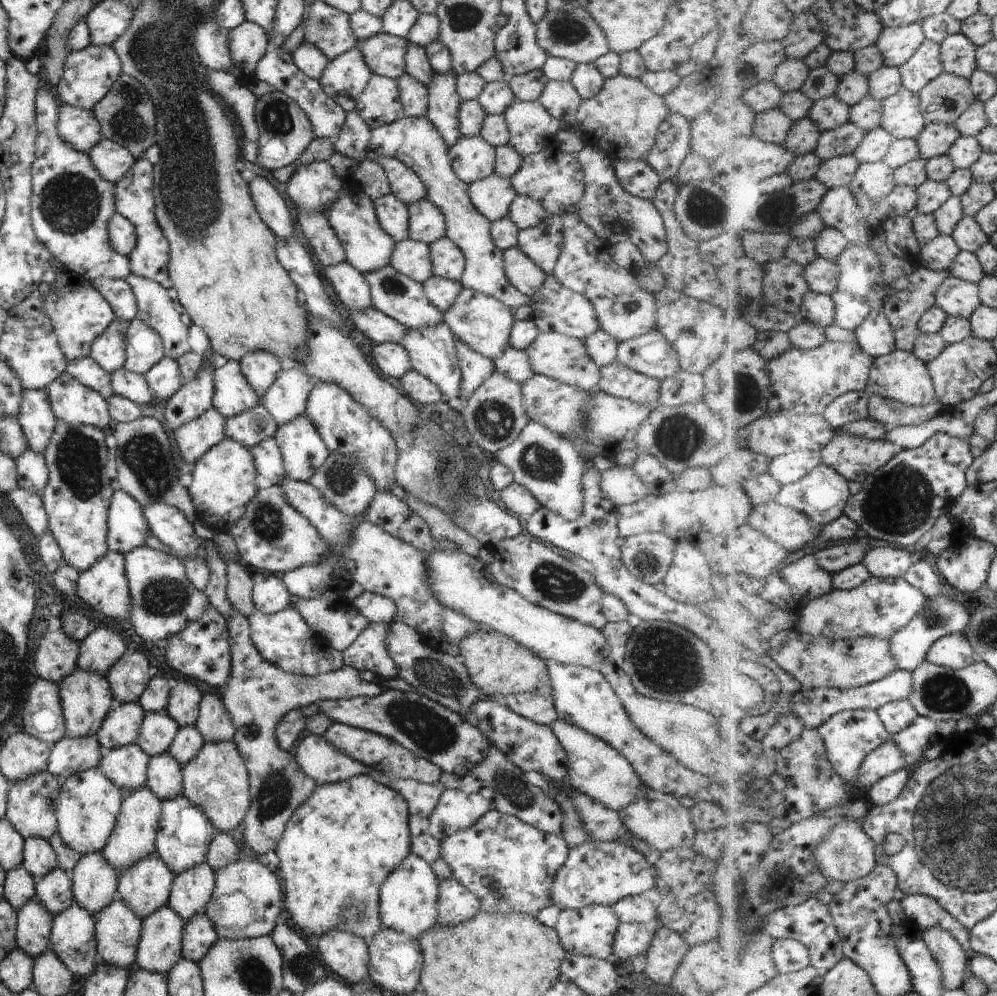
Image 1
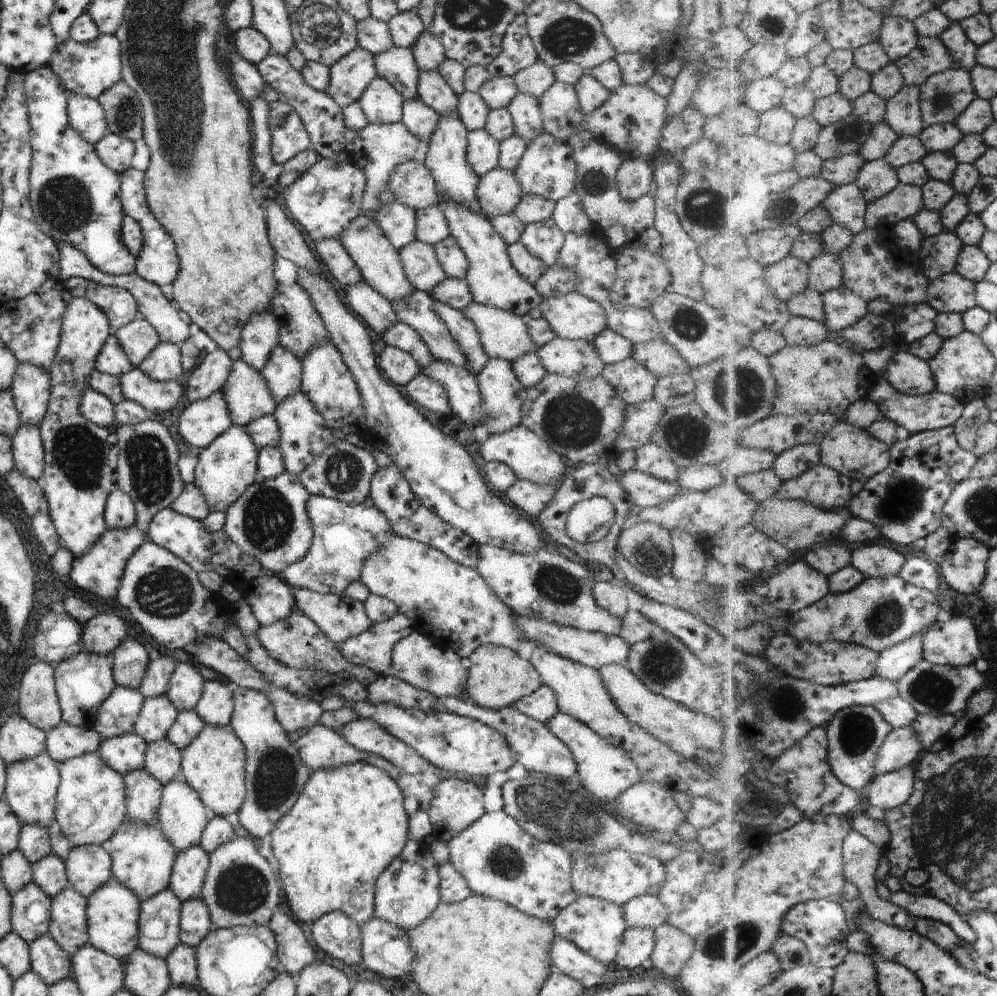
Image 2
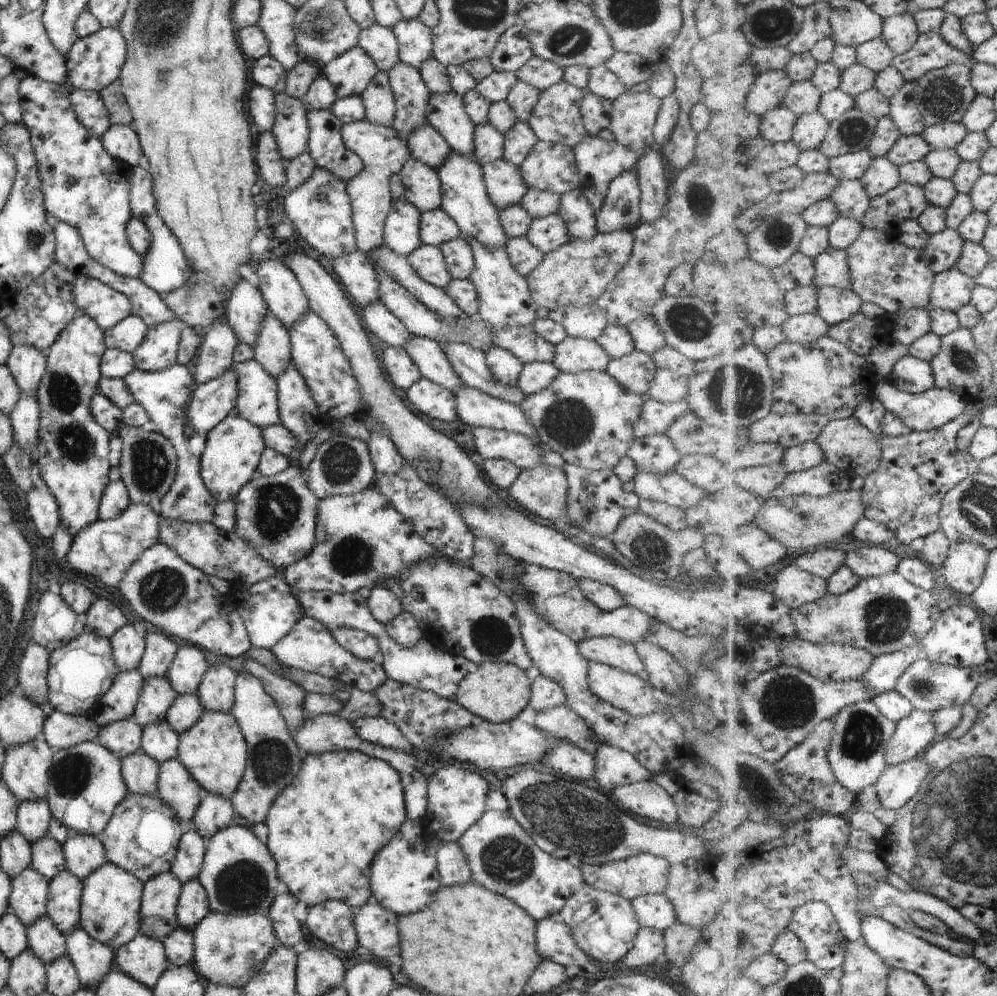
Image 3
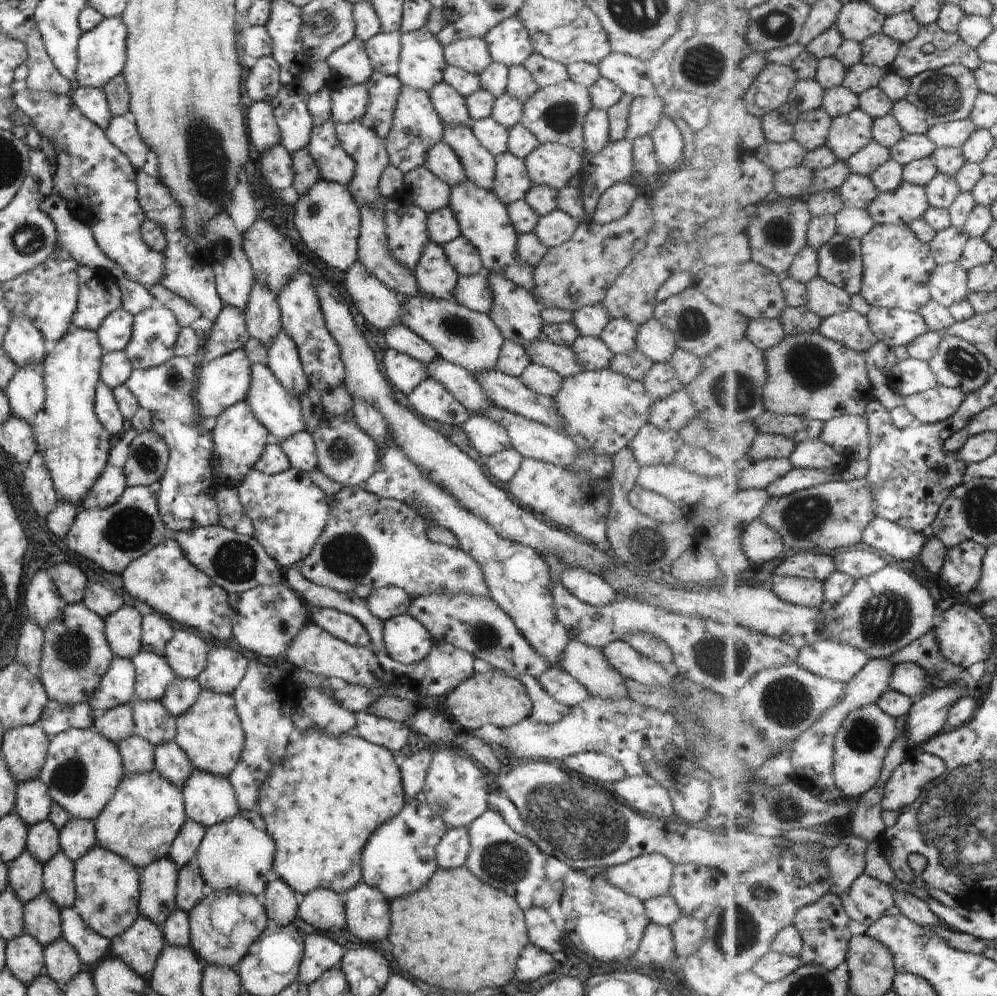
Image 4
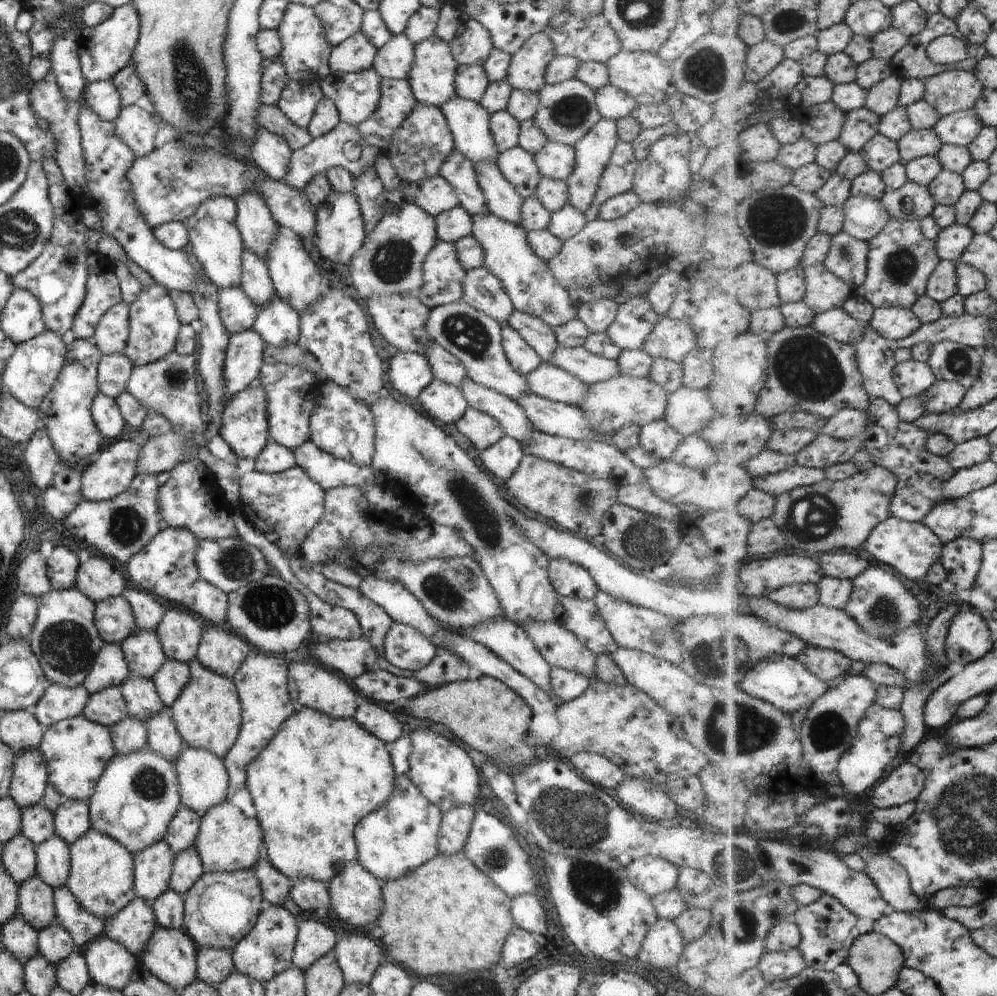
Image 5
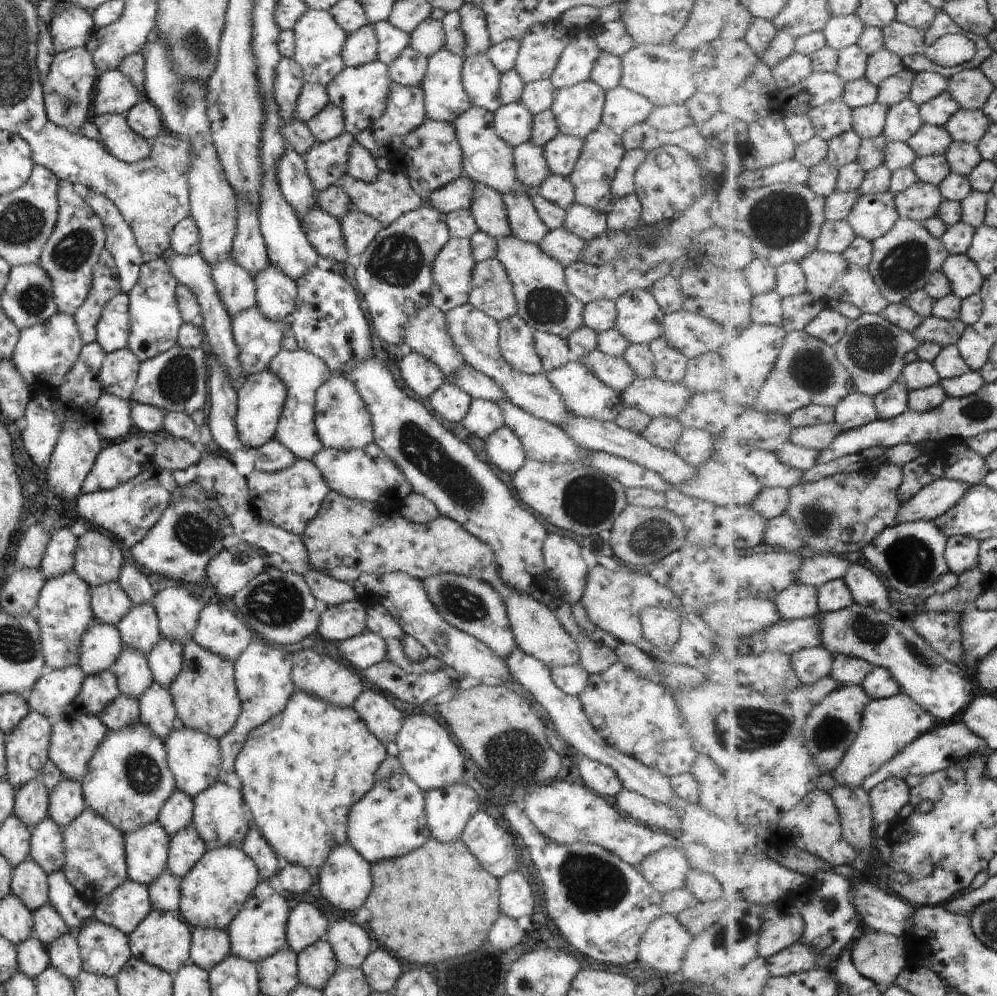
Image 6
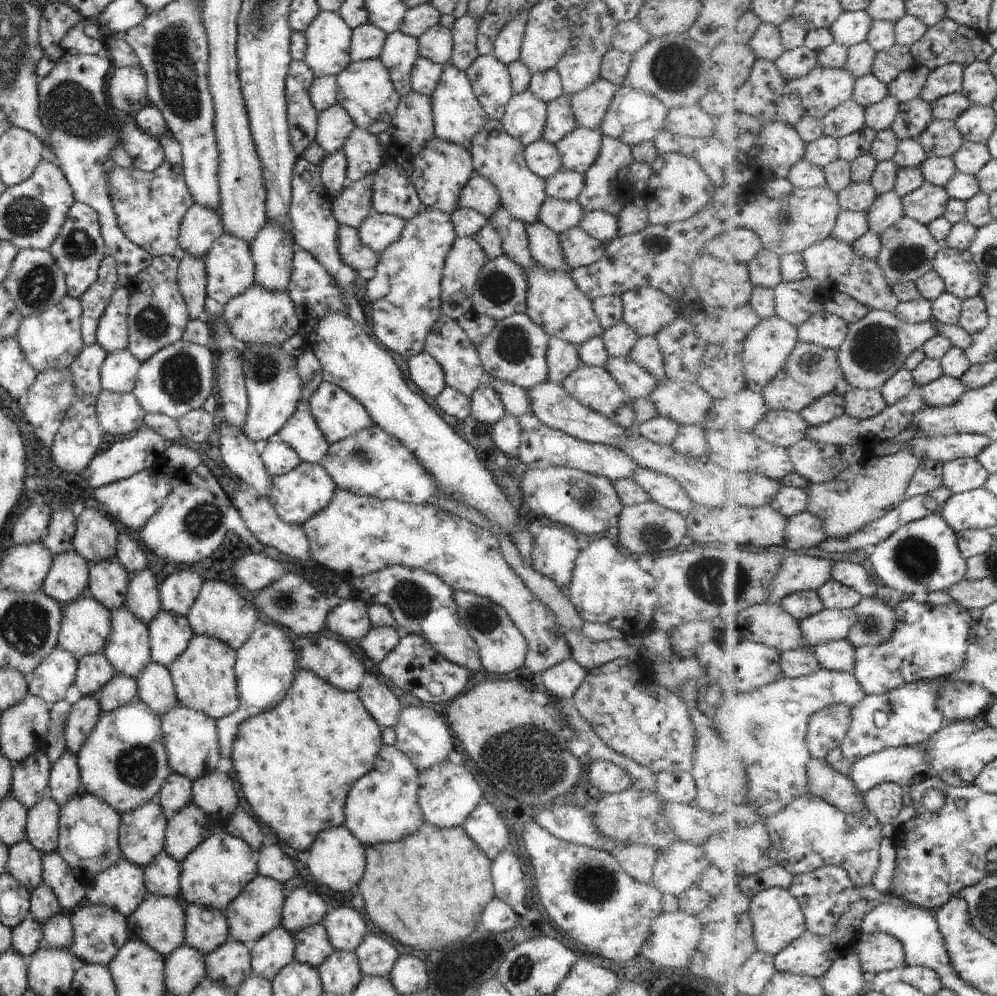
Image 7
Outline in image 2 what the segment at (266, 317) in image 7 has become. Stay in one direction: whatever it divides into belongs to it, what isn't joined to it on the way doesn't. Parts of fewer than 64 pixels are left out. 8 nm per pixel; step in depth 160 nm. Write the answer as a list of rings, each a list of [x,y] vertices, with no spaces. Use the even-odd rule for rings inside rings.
[[[220,391],[176,411],[177,434],[189,446],[205,448],[231,425]]]

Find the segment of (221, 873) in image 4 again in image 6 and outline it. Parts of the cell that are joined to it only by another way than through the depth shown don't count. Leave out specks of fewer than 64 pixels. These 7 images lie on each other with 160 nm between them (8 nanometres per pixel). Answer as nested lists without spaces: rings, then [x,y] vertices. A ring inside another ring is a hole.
[[[215,782],[197,796],[194,796],[192,801],[191,826],[203,842],[206,852],[213,850],[213,848],[225,848],[225,846],[241,848],[241,842],[245,838],[248,826],[245,818],[243,818],[243,810],[241,810],[243,798],[240,790],[231,788],[223,782]]]

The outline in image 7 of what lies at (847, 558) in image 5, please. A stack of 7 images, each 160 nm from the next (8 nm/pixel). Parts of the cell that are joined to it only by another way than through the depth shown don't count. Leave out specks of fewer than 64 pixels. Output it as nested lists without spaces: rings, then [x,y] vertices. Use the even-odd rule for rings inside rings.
[[[795,551],[785,552],[785,558],[783,559],[781,568],[774,578],[770,589],[771,598],[767,598],[773,603],[777,601],[781,604],[781,598],[793,595],[796,592],[803,591],[818,591],[826,582],[832,579],[832,568],[834,567],[834,560],[825,557],[811,557],[807,555],[797,554]]]

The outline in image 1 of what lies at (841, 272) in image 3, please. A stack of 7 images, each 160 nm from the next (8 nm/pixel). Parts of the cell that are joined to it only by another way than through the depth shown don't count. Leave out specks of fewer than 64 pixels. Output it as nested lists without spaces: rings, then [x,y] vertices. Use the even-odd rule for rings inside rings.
[[[818,257],[804,269],[804,275],[811,291],[832,295],[837,290],[839,276],[837,263]]]

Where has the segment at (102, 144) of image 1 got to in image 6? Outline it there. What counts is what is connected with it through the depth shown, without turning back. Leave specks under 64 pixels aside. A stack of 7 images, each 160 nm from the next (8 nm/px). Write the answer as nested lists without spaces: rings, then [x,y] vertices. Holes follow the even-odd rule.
[[[141,99],[124,115],[127,126],[141,136],[143,140],[151,141],[164,131],[160,116],[155,106],[145,99]]]

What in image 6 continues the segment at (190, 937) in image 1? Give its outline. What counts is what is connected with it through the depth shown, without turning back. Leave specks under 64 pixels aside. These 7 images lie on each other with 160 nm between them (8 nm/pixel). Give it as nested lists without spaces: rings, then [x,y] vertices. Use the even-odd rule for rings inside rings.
[[[189,824],[168,840],[165,872],[181,880],[204,855],[205,847]]]

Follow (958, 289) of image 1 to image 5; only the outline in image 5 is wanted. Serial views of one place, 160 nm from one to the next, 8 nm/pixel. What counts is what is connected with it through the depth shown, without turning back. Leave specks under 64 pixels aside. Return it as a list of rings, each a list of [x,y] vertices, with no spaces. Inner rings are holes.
[[[942,260],[931,275],[926,294],[943,304],[958,293],[958,264],[956,261]]]

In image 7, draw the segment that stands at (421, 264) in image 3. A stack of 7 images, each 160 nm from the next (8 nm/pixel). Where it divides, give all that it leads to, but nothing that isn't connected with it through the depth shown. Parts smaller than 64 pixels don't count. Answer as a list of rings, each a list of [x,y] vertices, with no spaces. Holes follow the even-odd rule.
[[[456,237],[443,260],[441,270],[440,310],[443,316],[459,319],[460,312],[471,310],[469,296],[477,280],[477,272],[487,258],[472,237]]]

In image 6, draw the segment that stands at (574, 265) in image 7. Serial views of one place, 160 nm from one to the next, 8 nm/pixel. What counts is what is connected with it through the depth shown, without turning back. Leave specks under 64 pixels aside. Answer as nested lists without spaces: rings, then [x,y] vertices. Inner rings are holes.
[[[562,227],[547,232],[537,244],[543,254],[549,256],[564,268],[579,260],[583,246],[585,246],[585,240]]]

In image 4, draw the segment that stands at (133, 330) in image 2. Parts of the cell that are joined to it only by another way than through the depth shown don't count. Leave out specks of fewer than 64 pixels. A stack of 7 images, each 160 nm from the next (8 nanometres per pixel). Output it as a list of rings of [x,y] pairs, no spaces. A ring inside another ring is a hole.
[[[119,308],[108,314],[96,330],[103,352],[122,351],[132,333],[132,316]]]

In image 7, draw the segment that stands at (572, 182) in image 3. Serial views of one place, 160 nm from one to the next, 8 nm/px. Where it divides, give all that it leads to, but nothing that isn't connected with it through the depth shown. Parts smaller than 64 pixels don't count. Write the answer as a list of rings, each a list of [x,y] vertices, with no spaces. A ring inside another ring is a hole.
[[[576,127],[554,148],[557,150],[561,169],[584,174],[596,160],[602,133],[599,128],[587,129]]]

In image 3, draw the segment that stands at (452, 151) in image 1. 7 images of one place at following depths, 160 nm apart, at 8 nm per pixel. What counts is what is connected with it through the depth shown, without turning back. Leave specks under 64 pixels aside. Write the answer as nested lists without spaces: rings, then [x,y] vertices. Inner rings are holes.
[[[489,123],[474,126],[472,153],[479,166],[493,162],[502,156],[502,134]]]

